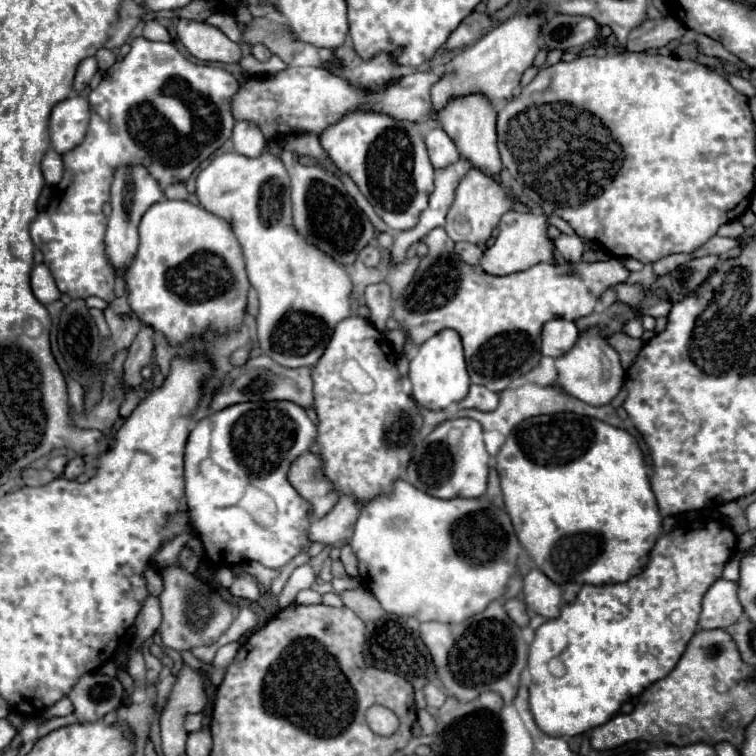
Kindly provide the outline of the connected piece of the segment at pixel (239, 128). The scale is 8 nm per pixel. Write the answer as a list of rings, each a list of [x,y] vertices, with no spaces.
[[[239,120],[235,122],[231,140],[235,144],[235,152],[239,152],[247,158],[261,156],[261,152],[265,150],[265,144],[267,144],[267,140],[263,138],[263,132],[253,122],[239,122]]]

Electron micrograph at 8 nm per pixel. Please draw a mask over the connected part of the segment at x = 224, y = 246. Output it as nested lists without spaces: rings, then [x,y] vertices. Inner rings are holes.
[[[161,200],[145,212],[139,236],[139,252],[127,268],[127,292],[129,306],[143,324],[155,326],[155,330],[163,332],[171,344],[179,344],[205,330],[225,332],[243,322],[249,282],[239,242],[235,242],[235,234],[223,218],[185,200]]]

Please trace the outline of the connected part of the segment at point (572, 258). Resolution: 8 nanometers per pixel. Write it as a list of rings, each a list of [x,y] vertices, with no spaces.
[[[561,234],[557,240],[555,240],[555,248],[557,252],[563,256],[563,260],[567,262],[581,262],[581,256],[585,252],[585,246],[581,242],[579,236],[567,236],[567,234]]]

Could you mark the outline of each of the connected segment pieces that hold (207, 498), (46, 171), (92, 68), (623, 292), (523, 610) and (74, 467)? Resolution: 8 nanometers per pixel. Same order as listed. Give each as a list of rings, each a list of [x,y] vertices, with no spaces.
[[[279,400],[235,404],[235,406],[229,406],[225,410],[213,412],[211,416],[207,416],[195,424],[195,428],[189,434],[187,448],[185,448],[185,494],[187,494],[187,502],[189,502],[189,532],[201,540],[205,554],[209,556],[211,562],[215,562],[217,566],[235,566],[235,564],[255,560],[267,568],[281,568],[287,562],[291,562],[299,552],[303,552],[307,548],[307,544],[309,544],[307,534],[309,534],[309,526],[311,526],[311,502],[307,502],[291,486],[291,482],[287,480],[287,472],[289,472],[289,466],[295,462],[297,456],[311,450],[311,446],[315,444],[315,438],[317,438],[317,428],[309,420],[307,412],[301,406],[295,406],[293,402],[279,402]]]
[[[47,150],[47,154],[43,156],[43,162],[41,162],[41,170],[43,170],[43,178],[49,186],[57,184],[63,176],[63,160],[61,156],[55,152],[55,150]]]
[[[85,58],[85,60],[77,66],[77,74],[75,74],[73,88],[75,88],[77,92],[81,92],[83,88],[87,88],[95,72],[97,72],[97,60],[95,60],[95,58]]]
[[[621,284],[621,286],[613,286],[613,290],[615,290],[615,294],[617,294],[617,298],[621,300],[621,302],[627,302],[627,304],[631,304],[631,306],[639,306],[641,304],[641,300],[645,298],[645,292],[643,292],[643,288],[639,286],[639,284],[635,284],[635,286],[629,286],[629,284]]]
[[[519,598],[507,600],[507,602],[505,602],[505,610],[507,610],[509,618],[511,618],[517,626],[521,626],[521,628],[525,628],[525,626],[529,624],[529,620],[531,620],[531,618],[527,616],[527,606],[525,606],[525,602],[519,600]]]
[[[75,456],[75,458],[71,458],[71,460],[67,462],[67,468],[65,468],[63,476],[69,478],[69,480],[75,480],[75,478],[77,478],[79,474],[83,474],[83,472],[85,472],[85,462],[83,462],[81,456]]]

